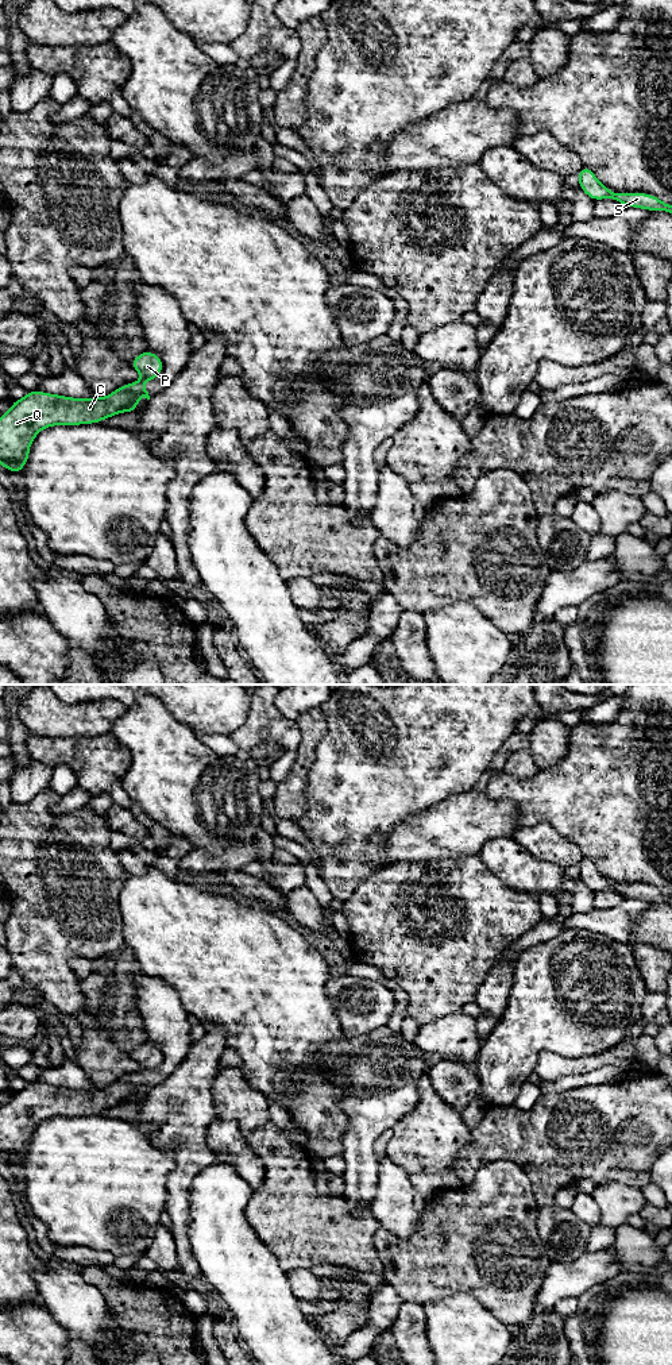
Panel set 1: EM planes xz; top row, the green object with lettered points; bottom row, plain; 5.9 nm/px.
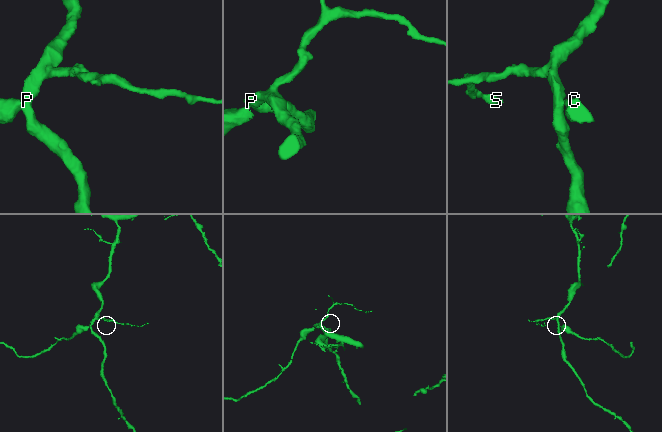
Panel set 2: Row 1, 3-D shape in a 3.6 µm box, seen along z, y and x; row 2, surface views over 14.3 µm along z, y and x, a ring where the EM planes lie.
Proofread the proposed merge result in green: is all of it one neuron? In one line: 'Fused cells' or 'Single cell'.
Fused cells

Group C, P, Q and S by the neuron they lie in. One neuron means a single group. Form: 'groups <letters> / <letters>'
groups C Q / P S

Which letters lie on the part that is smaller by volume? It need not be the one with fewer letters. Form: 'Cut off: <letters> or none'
Cut off: C, Q

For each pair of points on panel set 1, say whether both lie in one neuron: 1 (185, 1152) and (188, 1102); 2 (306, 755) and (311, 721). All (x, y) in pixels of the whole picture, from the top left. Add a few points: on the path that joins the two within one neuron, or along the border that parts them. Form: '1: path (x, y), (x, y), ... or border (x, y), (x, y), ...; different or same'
1: path (188, 1140), (188, 1114); same
2: path (306, 747), (311, 740), (311, 729); same

